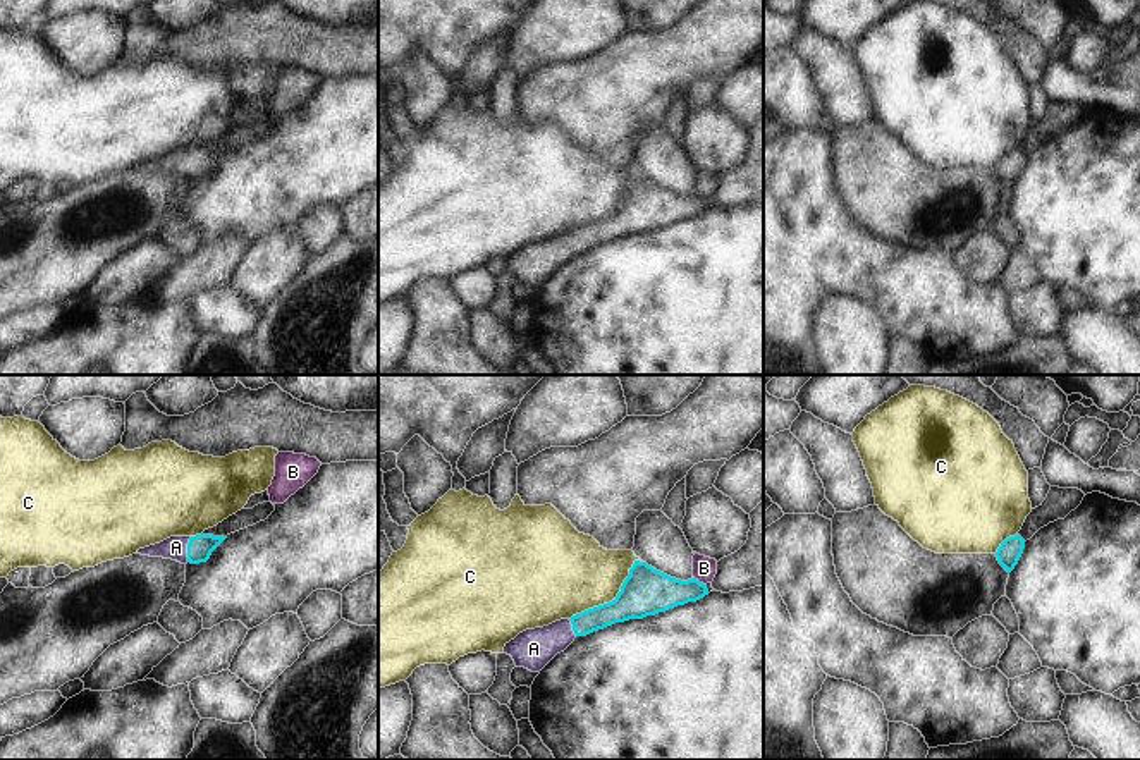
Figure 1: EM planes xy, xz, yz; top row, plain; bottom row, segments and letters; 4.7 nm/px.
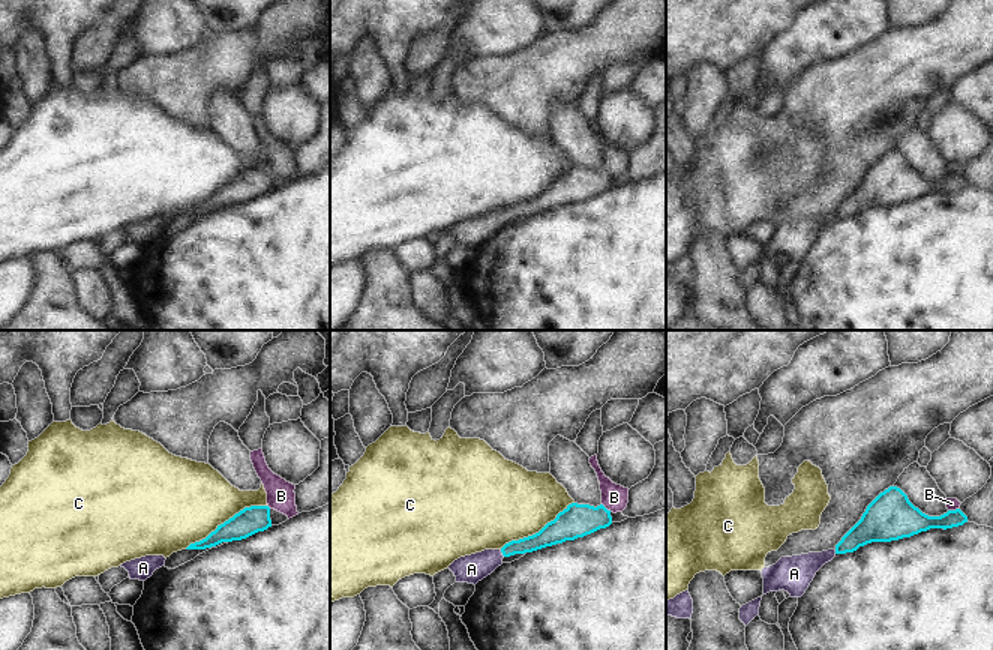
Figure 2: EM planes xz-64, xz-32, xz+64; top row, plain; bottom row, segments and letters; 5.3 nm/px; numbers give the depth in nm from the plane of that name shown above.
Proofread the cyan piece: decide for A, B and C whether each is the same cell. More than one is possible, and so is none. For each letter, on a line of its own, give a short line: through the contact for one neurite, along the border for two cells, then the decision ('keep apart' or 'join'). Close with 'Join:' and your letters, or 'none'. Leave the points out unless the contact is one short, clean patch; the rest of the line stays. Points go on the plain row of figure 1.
A: line xy (200, 162), (188, 164), (176, 162); join
B: line xz (693, 191), (705, 200); keep apart
C: keep apart
Join: A

